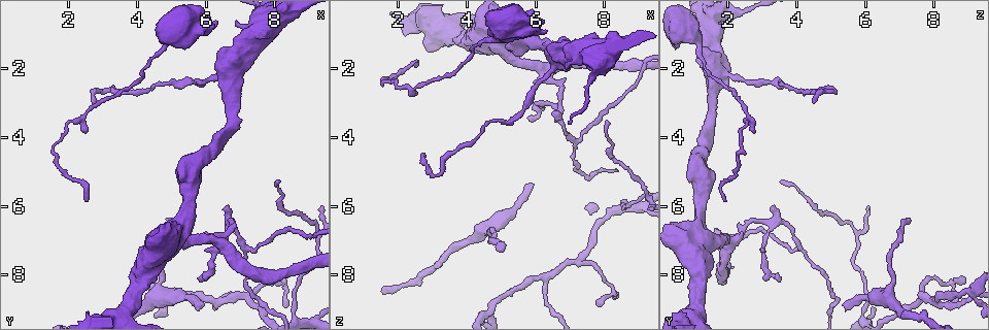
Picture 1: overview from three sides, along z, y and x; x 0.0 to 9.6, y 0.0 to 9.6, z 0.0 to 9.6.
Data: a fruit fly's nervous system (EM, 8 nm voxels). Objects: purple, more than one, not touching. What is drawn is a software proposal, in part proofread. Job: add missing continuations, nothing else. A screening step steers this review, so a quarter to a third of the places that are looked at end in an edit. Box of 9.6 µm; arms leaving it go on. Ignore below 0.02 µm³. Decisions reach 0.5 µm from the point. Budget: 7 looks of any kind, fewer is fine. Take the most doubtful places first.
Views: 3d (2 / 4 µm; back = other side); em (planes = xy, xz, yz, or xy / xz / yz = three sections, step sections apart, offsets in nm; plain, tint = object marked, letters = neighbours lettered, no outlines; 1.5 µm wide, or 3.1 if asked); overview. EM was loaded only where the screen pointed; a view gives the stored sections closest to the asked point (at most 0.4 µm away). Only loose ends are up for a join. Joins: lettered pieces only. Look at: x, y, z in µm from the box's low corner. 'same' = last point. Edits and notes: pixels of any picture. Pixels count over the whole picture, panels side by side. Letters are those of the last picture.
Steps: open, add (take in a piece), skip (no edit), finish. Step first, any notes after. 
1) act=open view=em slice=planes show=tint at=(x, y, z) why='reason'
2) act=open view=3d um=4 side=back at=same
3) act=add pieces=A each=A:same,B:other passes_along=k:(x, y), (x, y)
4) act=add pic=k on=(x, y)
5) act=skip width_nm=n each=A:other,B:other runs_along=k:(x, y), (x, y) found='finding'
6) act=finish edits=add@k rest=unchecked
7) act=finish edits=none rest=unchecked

act=open view=em slice=planes show=tint at=(4.85, 6.50, 7.25) why='long arm stops here'

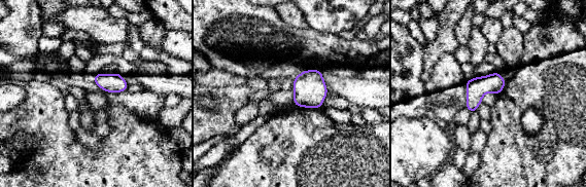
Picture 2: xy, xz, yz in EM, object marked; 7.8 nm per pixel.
act=open view=em slice=planes show=letters at=same why='what lies round it'

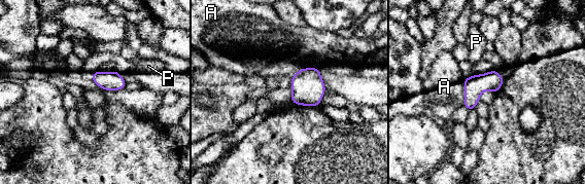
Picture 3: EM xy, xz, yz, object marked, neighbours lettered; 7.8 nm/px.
act=skip longest_contact=A:220nm each=A:other,P:other border=3:(318, 67), (304, 67), (293, 75) found='none of them fits'

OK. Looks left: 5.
act=open view=3d um=2 at=(5.90, 8.85, 5.35) why='branch stops here'

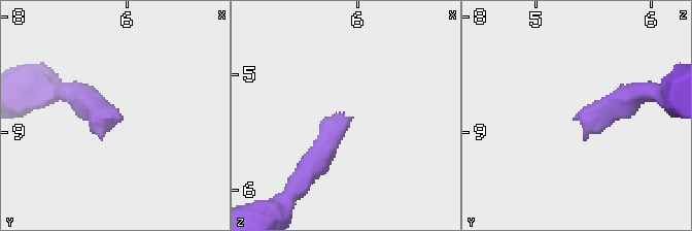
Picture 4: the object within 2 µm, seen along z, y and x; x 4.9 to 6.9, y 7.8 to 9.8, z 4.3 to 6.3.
act=open view=em slice=planes show=tint at=(5.92, 8.84, 5.34) why='need the tissue'

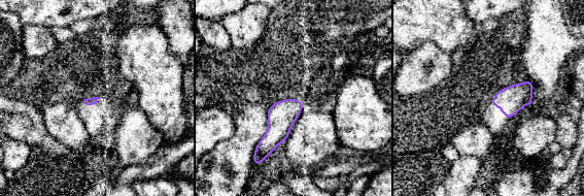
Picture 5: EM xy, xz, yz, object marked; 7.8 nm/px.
act=open view=em slice=planes show=letters at=same why='see the neighbours'

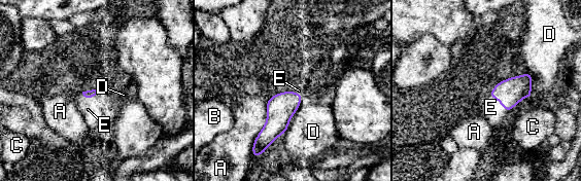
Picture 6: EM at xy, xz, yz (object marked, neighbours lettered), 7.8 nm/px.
act=add pic=6 on=(490, 107) longest_contact=A:400nm each=A:other,B:other,C:other,D:other,E:same passes_along=6:(510, 92), (500, 102), (490, 107) found='the neuron continues'

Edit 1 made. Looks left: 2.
act=finish edits=add@6 rest=unchecked

